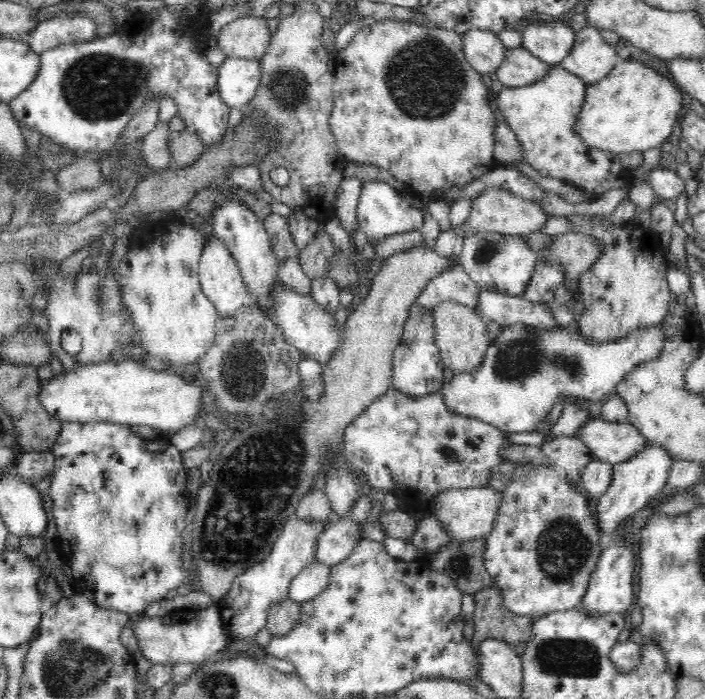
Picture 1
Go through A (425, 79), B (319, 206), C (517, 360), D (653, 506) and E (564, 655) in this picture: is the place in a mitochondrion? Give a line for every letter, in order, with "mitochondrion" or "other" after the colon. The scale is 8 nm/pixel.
A: mitochondrion
B: other
C: mitochondrion
D: other
E: mitochondrion

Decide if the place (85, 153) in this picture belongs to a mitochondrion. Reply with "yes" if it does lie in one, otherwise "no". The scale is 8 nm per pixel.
no

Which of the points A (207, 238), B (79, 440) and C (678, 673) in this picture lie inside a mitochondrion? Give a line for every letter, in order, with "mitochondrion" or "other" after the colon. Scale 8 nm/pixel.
A: other
B: other
C: other

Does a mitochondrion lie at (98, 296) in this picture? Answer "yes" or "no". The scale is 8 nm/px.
yes

